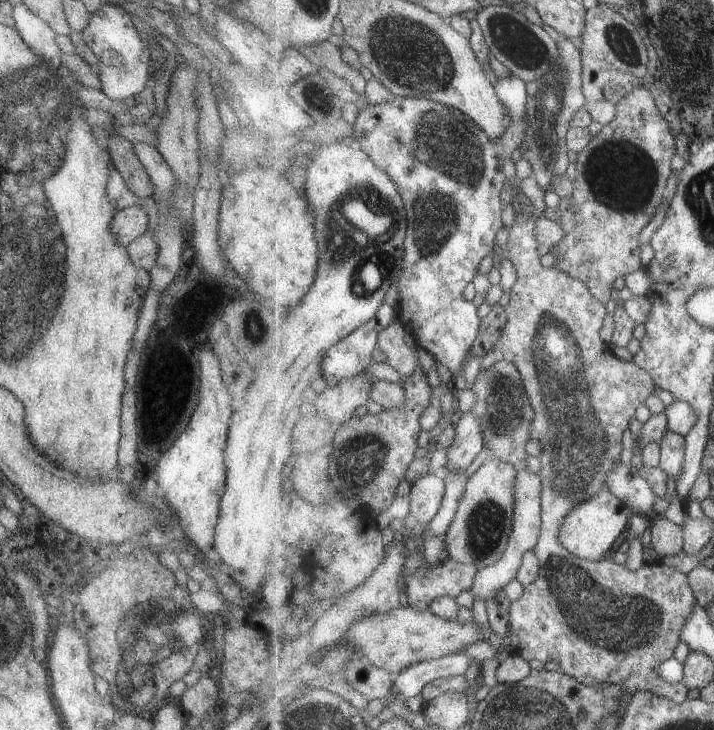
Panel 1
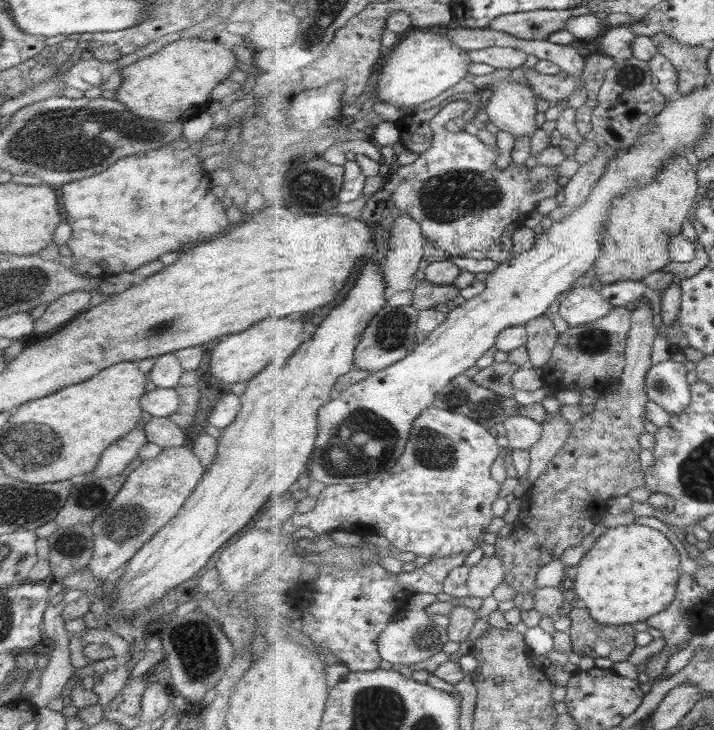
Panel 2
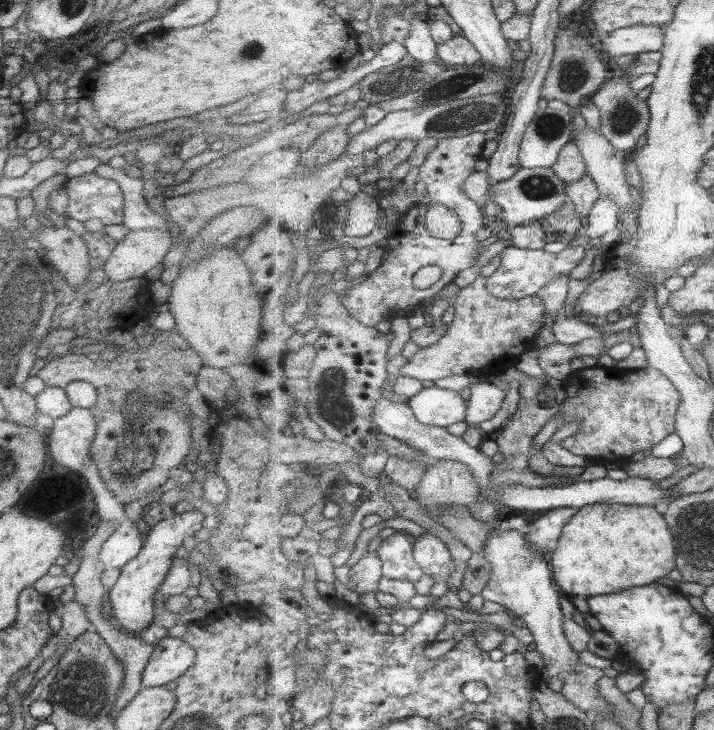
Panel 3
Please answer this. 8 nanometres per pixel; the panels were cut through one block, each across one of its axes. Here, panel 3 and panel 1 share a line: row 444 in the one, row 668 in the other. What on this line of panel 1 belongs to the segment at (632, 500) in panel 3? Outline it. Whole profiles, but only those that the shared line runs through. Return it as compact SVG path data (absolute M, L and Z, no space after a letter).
M465 652L450 654L440 659L426 660L404 670L393 679L393 682L404 698L411 698L411 696L419 695L422 688L435 679L465 676L474 661L478 663L477 659L471 658Z

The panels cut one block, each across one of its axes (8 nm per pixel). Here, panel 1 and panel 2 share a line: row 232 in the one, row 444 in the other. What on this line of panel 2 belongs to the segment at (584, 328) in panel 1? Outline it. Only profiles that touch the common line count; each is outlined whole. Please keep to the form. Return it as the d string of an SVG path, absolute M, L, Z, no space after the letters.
M521 415L509 416L504 420L503 425L507 430L503 440L513 450L530 451L541 440L544 431L542 423Z

